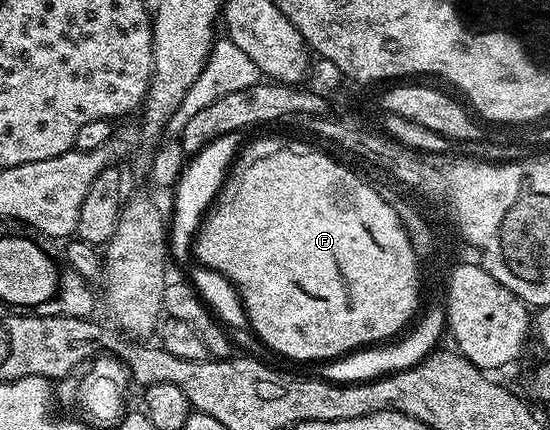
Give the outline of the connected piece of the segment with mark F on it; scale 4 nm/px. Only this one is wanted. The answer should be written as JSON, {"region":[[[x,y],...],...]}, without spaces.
{"region":[[[265,136],[262,140],[251,141],[250,144],[248,141],[248,143],[242,147],[237,159],[233,161],[230,167],[228,176],[225,177],[225,182],[221,186],[221,191],[217,193],[216,200],[213,201],[211,207],[206,211],[205,219],[202,220],[201,227],[197,230],[197,236],[193,239],[192,255],[194,257],[197,256],[195,260],[198,265],[217,271],[223,278],[229,280],[230,283],[233,284],[244,304],[248,327],[255,333],[256,339],[260,341],[262,345],[265,343],[271,351],[278,352],[279,355],[286,356],[289,360],[313,360],[312,362],[328,361],[339,356],[344,356],[345,353],[363,348],[365,345],[380,344],[384,341],[388,341],[390,338],[396,337],[419,312],[419,305],[417,306],[417,299],[421,296],[421,272],[417,269],[419,259],[416,256],[416,252],[411,248],[411,242],[408,241],[404,226],[400,224],[400,220],[396,216],[396,210],[394,210],[392,203],[390,203],[389,200],[381,198],[376,187],[372,188],[367,181],[360,180],[351,169],[344,168],[339,161],[332,160],[327,153],[320,152],[319,149],[312,148],[311,145],[304,144],[301,140],[284,140],[281,136]]]}

